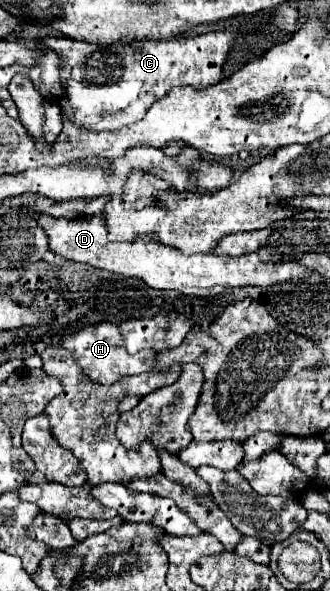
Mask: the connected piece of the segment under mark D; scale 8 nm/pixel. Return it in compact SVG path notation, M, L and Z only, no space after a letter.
M27 211L37 225L47 233L49 237L49 251L77 263L87 263L97 269L105 269L111 273L127 275L145 281L153 289L173 289L183 295L197 295L197 297L209 297L219 295L233 287L245 287L245 285L259 285L259 287L271 287L275 283L283 283L295 277L312 275L312 271L299 267L297 263L263 263L257 253L247 253L241 257L219 257L213 253L195 253L185 255L183 251L163 245L157 239L143 239L137 237L133 241L109 241L107 225L103 215L83 217L83 219L63 219L63 217L51 217L43 213Z

